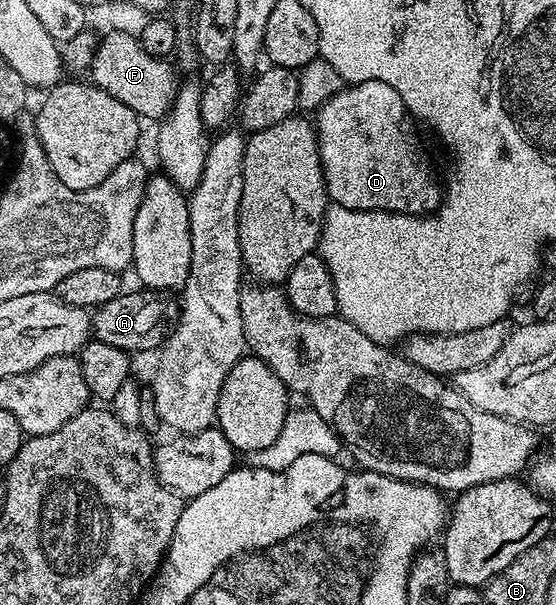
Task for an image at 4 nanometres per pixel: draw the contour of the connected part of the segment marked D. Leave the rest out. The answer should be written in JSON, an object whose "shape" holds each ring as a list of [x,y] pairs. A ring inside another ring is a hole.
{"shape":[[[360,82],[359,84],[343,86],[336,94],[332,94],[332,98],[328,98],[328,102],[324,102],[316,109],[317,116],[318,153],[322,159],[322,173],[326,183],[326,194],[337,207],[351,208],[361,212],[399,212],[409,216],[425,216],[438,209],[444,195],[443,185],[439,181],[438,184],[434,181],[434,176],[430,173],[430,164],[426,161],[425,154],[422,153],[421,142],[418,141],[418,132],[414,129],[416,127],[415,121],[410,113],[407,112],[400,94],[396,94],[396,90],[392,90],[392,86],[388,86],[388,82]]]}

